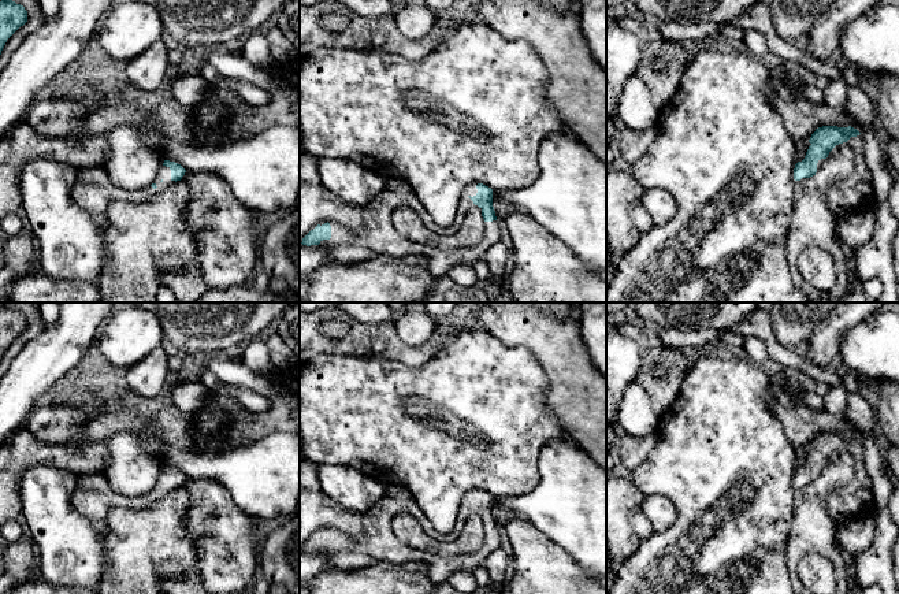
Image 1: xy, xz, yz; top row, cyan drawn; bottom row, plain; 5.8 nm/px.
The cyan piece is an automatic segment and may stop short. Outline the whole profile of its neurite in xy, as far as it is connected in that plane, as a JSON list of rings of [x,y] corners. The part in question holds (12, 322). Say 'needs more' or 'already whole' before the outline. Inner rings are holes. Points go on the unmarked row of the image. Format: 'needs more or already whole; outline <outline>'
already whole; outline [[[12,307],[0,308],[0,361],[7,346],[27,328],[27,318]]]

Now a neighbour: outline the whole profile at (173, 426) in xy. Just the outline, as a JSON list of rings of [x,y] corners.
[[[171,404],[157,411],[153,424],[166,446],[186,449],[193,445],[192,419],[193,415],[182,412]]]

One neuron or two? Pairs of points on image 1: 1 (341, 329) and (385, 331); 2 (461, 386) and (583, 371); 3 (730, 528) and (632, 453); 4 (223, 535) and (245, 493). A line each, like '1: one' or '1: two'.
1: two
2: two
3: two
4: two

